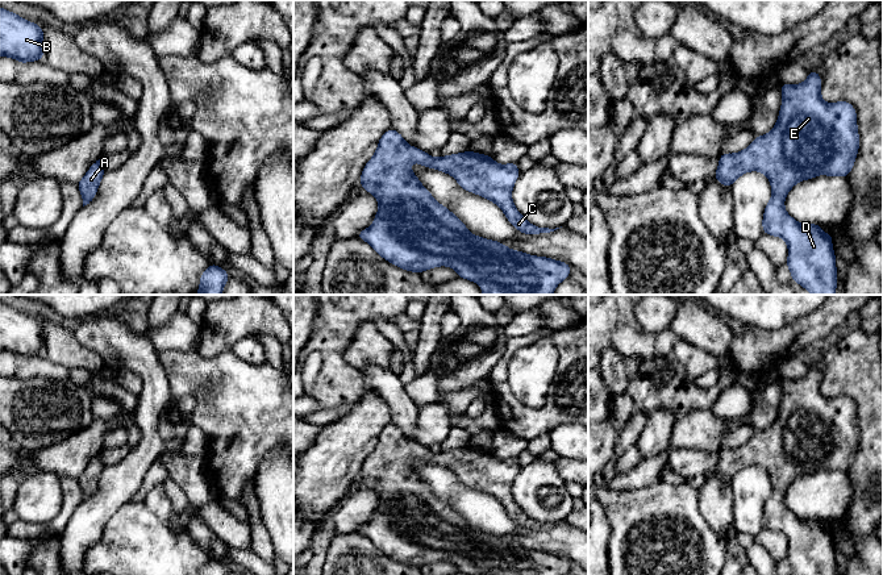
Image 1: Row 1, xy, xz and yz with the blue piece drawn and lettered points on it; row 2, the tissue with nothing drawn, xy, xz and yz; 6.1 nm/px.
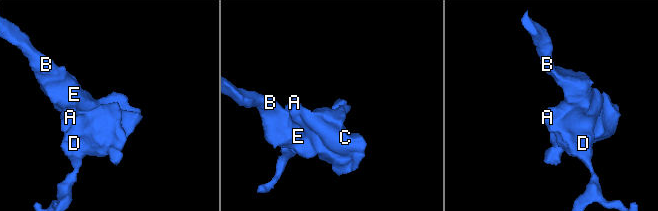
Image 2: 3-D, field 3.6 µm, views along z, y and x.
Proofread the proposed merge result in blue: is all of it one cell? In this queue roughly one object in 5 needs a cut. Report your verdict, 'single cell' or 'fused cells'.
single cell

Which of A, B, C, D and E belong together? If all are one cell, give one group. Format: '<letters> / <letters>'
A B C D E

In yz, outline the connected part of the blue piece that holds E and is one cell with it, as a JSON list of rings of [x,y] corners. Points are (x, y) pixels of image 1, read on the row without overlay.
[[[809,366],[801,379],[779,379],[783,396],[779,412],[765,430],[758,430],[753,438],[737,449],[724,447],[713,474],[732,482],[742,468],[763,467],[771,479],[772,491],[765,503],[762,522],[765,529],[780,532],[787,537],[787,561],[792,575],[837,575],[836,551],[832,529],[825,529],[817,518],[800,518],[784,504],[784,493],[799,476],[817,470],[838,470],[846,472],[853,464],[859,443],[857,407],[847,396],[828,399],[821,393],[821,371]]]

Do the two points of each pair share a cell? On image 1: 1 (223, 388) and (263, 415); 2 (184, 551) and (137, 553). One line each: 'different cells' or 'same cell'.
1: same cell
2: same cell

